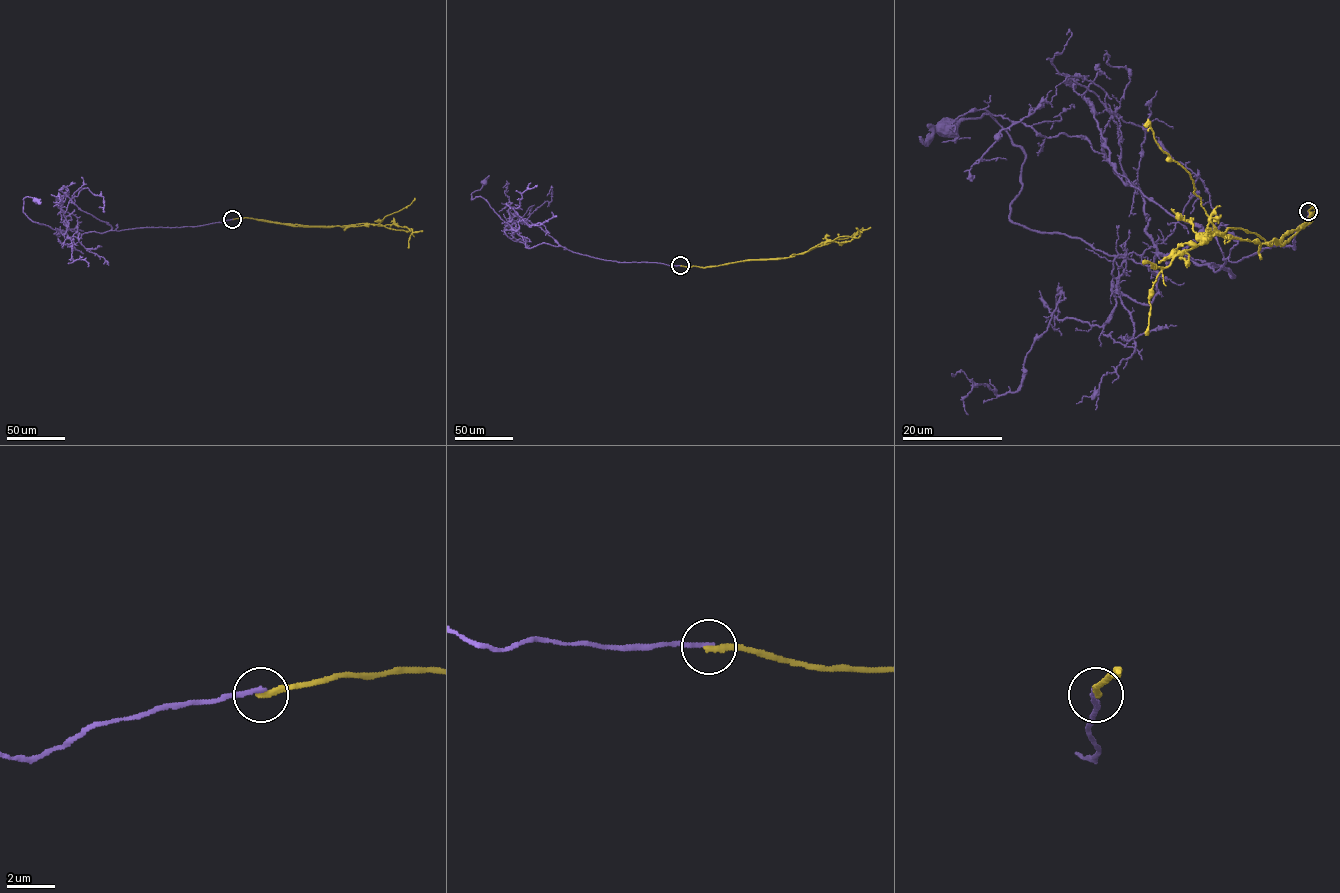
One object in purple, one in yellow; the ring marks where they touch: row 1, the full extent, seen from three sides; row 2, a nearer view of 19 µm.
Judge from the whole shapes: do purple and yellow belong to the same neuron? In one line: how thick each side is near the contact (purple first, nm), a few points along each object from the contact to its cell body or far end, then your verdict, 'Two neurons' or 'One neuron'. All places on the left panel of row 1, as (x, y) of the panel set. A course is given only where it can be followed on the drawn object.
Thickness 200 nm (purple) against 260 nm. Course of purple: (232, 219), (199, 226), (78, 234), (73, 229), (64, 232), (31, 221), (23, 212), (23, 199), (36, 200). Course of yellow: (232, 219), (246, 218), (310, 226), (368, 223), (392, 229), (411, 229), (408, 248). Two neurons

